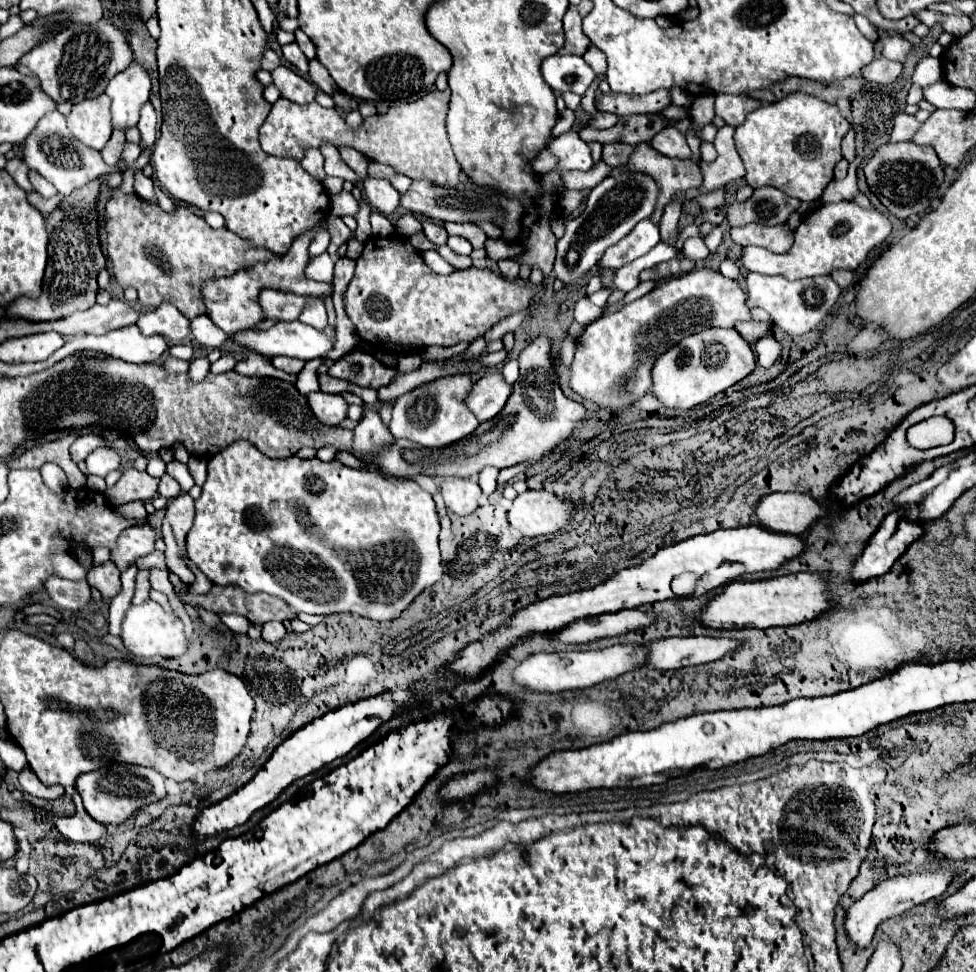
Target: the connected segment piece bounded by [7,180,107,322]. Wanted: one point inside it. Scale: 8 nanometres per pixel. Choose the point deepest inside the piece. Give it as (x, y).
(75, 259)

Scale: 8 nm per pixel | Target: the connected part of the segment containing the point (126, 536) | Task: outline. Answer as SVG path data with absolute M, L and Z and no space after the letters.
M149 524L127 528L117 538L117 550L111 552L111 560L119 570L125 570L139 556L147 556L155 550L155 530Z

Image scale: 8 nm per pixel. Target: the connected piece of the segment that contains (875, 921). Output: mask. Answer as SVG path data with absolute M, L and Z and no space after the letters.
M937 870L937 872L919 872L919 874L907 874L907 876L897 876L897 878L891 878L891 880L885 880L881 882L879 886L875 886L871 892L867 892L859 902L855 902L847 914L845 914L845 932L849 936L849 940L859 948L867 948L869 942L873 940L873 934L877 930L877 926L883 922L883 920L889 920L893 916L899 916L919 904L925 904L927 900L933 900L933 898L939 898L949 882L951 882L953 874L945 872L945 870Z

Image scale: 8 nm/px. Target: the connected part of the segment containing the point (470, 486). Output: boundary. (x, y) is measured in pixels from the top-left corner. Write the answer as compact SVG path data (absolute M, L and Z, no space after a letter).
M445 478L441 484L441 496L443 496L449 512L467 516L477 510L479 498L481 498L481 488L473 480Z

